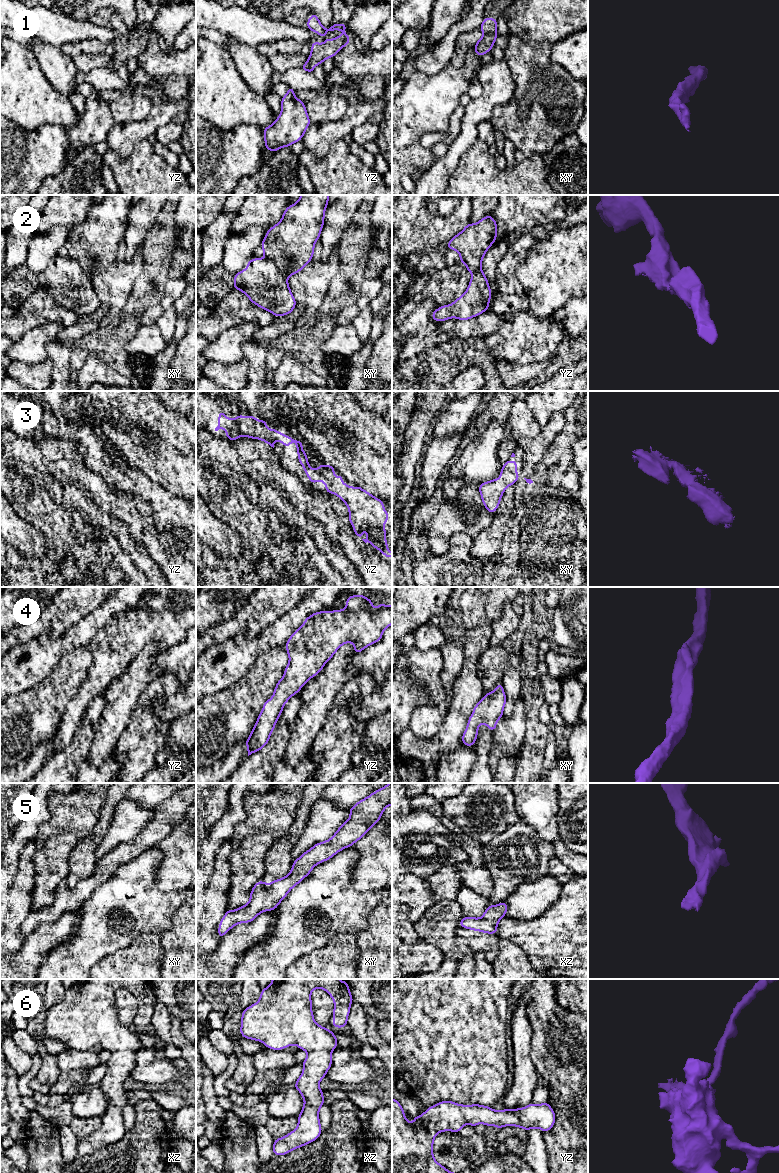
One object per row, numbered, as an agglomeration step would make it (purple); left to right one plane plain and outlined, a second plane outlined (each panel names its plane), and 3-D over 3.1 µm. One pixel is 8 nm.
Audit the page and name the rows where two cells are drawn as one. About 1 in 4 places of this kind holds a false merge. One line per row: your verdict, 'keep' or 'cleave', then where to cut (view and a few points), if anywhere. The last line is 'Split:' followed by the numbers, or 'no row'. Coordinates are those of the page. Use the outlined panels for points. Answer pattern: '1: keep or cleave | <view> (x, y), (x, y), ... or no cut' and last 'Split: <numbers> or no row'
1: keep | no cut
2: cleave | xy (265, 257), (286, 278)
3: keep | no cut
4: keep | no cut
5: keep | no cut
6: keep | no cut
Split: 2

